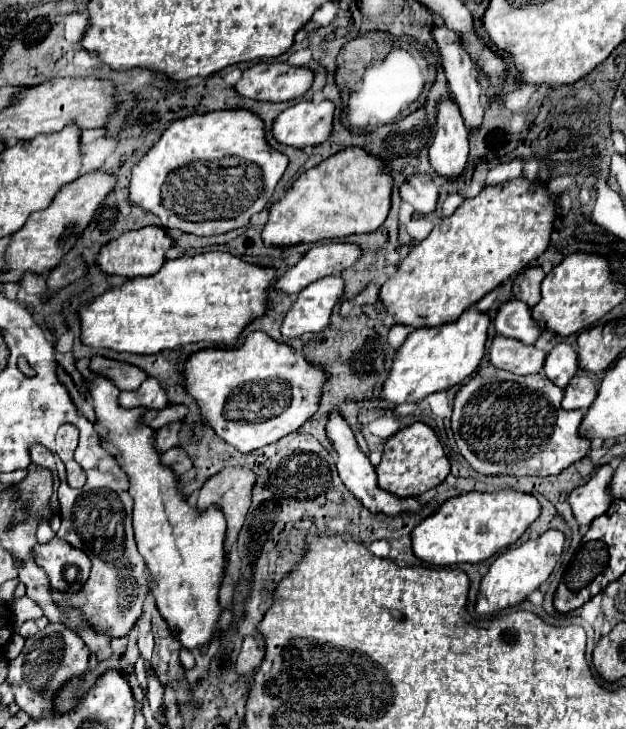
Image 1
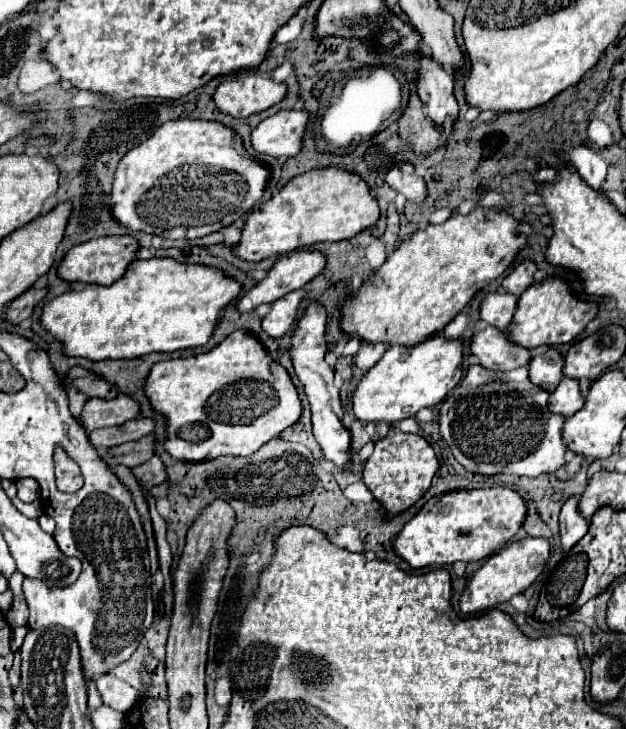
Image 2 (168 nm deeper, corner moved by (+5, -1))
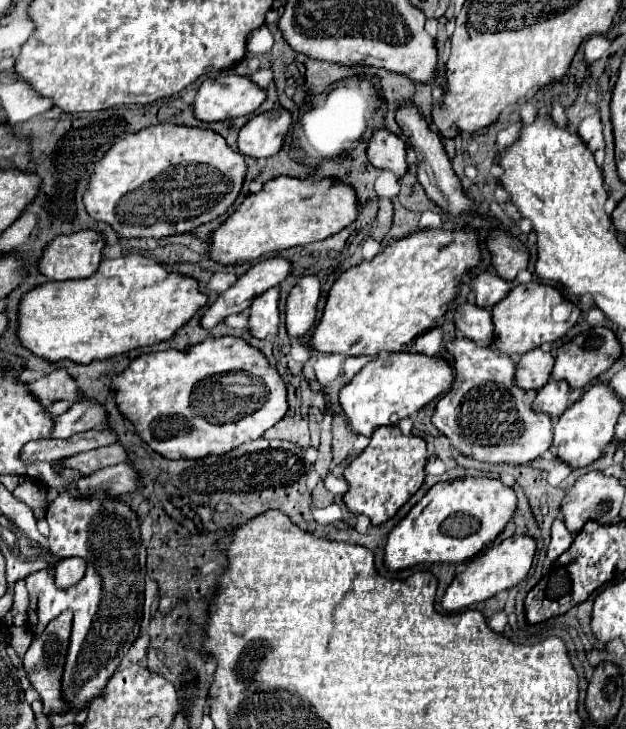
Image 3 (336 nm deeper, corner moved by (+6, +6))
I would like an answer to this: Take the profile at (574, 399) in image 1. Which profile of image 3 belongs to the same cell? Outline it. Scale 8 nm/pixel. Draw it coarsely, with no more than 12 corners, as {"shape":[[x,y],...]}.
{"shape":[[551,379],[537,391],[533,409],[559,419],[567,409],[569,385]]}

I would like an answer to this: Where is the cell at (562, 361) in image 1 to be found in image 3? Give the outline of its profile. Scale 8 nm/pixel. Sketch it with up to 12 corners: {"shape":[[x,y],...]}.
{"shape":[[533,349],[515,367],[517,387],[541,389],[553,357]]}

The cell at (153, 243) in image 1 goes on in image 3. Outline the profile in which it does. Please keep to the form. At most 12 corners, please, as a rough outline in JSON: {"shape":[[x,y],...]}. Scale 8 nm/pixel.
{"shape":[[95,231],[55,237],[37,261],[51,281],[97,271],[105,241]]}

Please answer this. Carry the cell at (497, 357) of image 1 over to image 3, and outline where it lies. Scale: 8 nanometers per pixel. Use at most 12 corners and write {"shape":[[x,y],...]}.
{"shape":[[473,301],[459,303],[457,331],[481,347],[493,341],[487,309]]}

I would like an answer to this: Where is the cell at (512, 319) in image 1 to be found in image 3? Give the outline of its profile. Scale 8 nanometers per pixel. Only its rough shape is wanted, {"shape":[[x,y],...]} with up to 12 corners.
{"shape":[[489,271],[471,281],[475,303],[491,309],[513,287]]}

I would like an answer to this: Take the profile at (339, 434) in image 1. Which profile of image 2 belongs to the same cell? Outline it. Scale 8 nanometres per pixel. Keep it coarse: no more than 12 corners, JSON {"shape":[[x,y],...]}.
{"shape":[[310,304],[292,338],[314,438],[338,470],[352,462],[334,370],[328,314]]}

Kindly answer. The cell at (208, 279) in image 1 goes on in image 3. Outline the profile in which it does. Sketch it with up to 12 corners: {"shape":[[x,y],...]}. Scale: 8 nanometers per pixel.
{"shape":[[149,257],[19,301],[33,355],[87,365],[171,339],[197,281]]}

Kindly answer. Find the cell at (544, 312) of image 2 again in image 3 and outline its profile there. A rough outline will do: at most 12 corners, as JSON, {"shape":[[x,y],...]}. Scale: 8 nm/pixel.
{"shape":[[539,281],[515,285],[493,315],[493,345],[523,355],[561,339],[581,317],[563,323],[551,309],[565,299]]}

